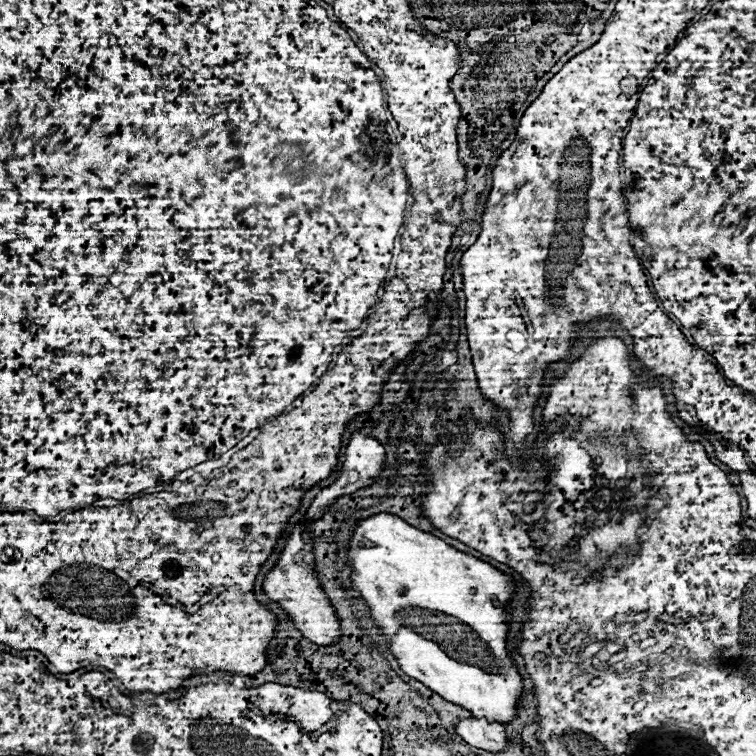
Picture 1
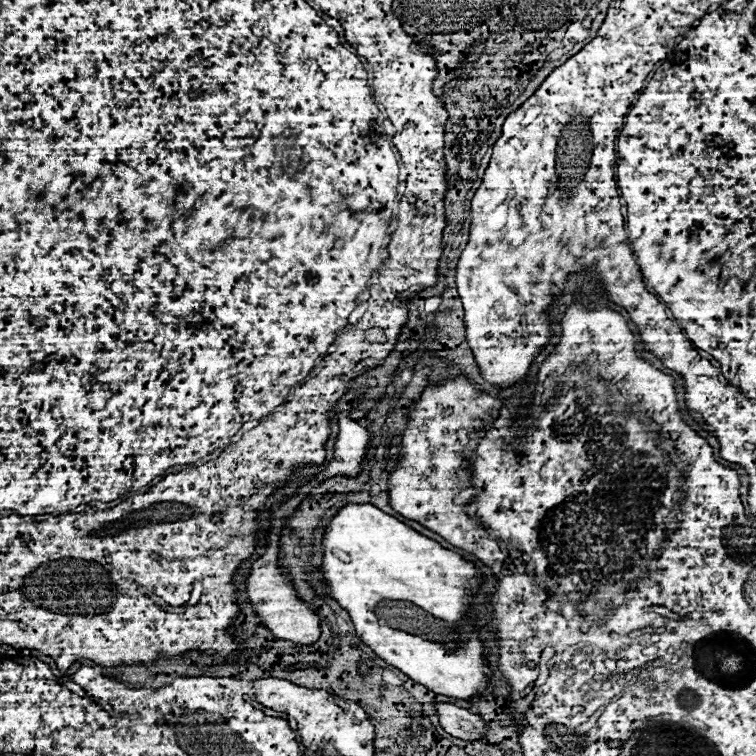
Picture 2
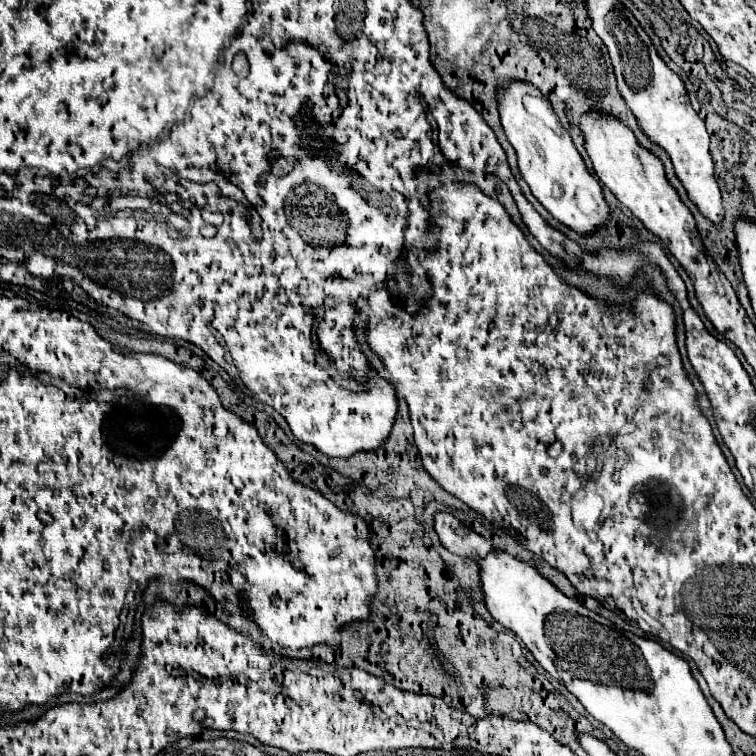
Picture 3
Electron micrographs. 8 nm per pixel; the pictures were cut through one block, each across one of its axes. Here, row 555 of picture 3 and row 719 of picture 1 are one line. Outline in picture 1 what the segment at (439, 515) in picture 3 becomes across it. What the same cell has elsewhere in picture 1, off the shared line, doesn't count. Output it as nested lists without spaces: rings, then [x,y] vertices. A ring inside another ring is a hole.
[[[460,718],[456,732],[470,746],[486,752],[500,752],[506,748],[506,732],[500,722],[488,722],[486,718]]]

